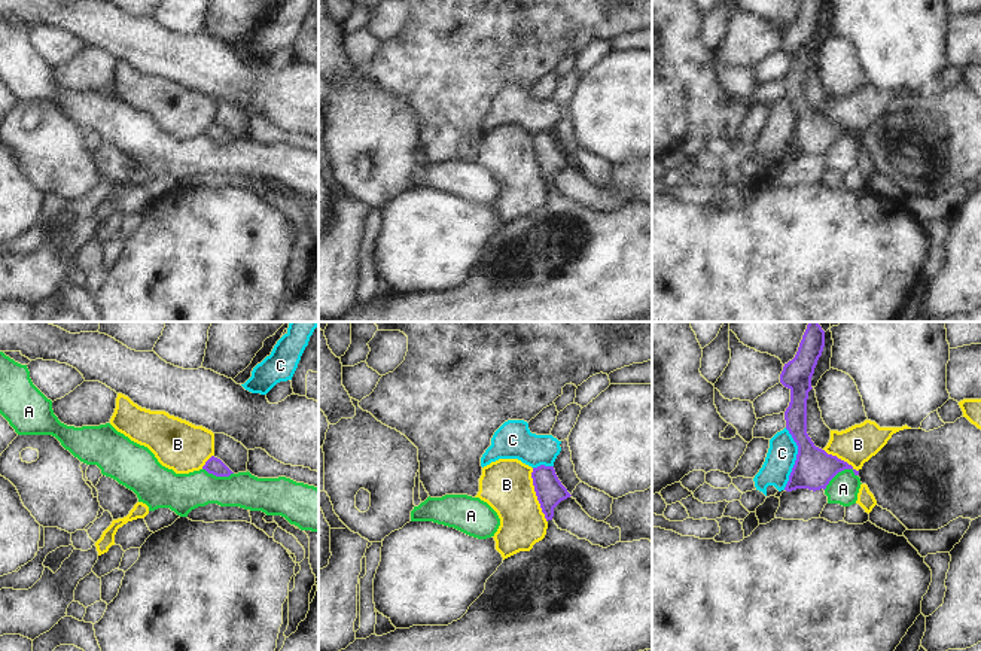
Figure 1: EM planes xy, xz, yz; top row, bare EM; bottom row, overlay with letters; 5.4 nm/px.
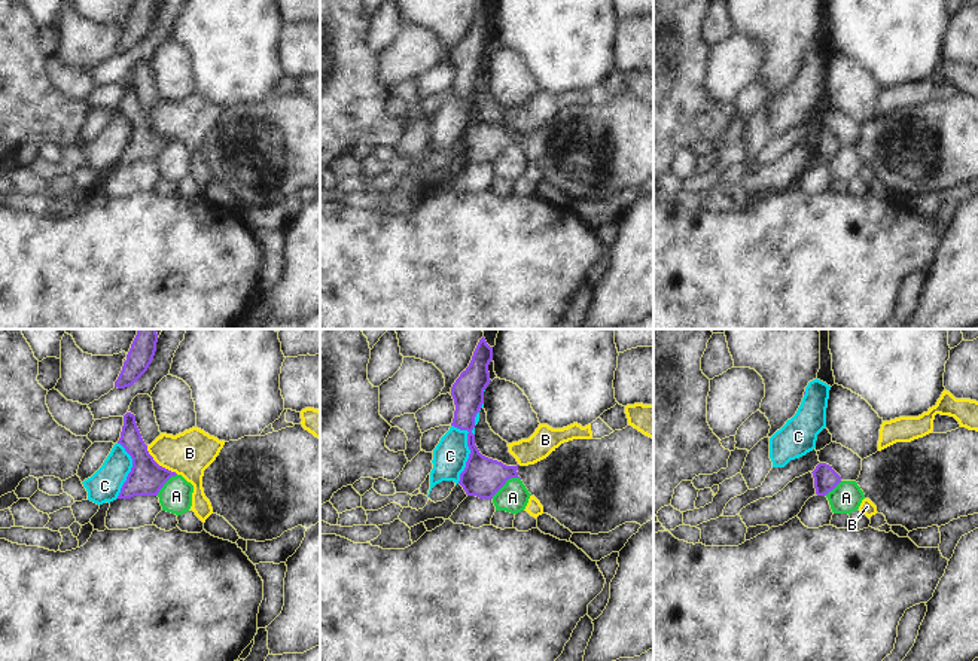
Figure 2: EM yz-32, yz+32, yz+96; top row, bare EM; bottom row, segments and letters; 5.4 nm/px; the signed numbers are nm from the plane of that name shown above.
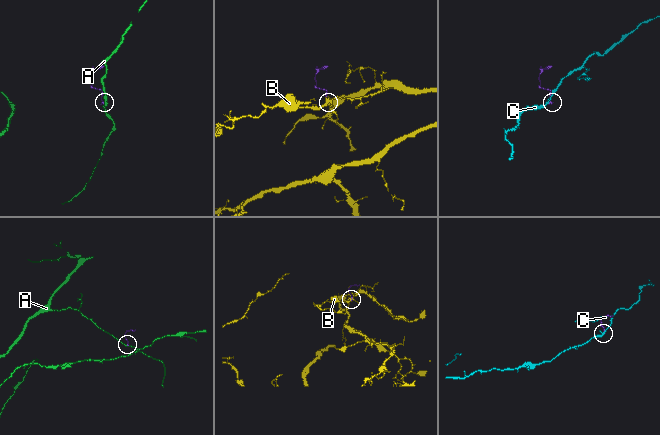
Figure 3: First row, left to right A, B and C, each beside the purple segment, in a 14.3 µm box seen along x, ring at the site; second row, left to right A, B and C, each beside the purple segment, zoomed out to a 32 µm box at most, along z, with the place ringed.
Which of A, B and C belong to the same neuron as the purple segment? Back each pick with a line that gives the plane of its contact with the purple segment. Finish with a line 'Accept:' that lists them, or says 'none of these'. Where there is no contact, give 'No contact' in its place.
Accept: none of these.

